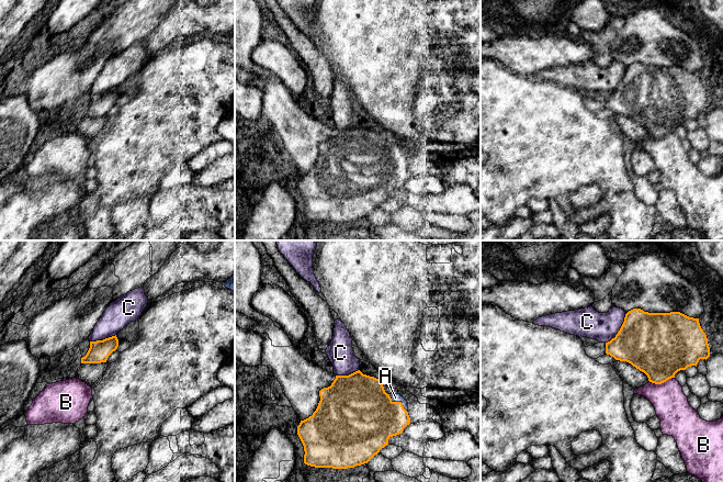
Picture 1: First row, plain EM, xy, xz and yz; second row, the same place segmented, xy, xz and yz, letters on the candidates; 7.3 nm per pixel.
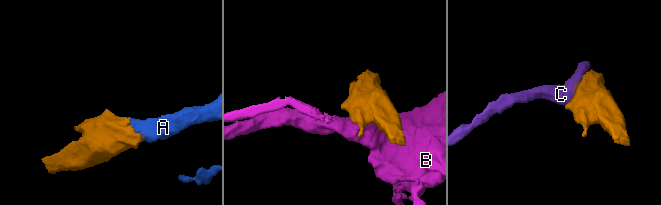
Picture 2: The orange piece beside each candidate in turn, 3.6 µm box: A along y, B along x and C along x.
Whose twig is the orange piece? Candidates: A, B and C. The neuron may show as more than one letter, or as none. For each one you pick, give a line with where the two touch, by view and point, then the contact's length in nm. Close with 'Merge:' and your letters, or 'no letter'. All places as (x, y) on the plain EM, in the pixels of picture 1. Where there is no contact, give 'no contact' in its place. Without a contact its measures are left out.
A: xz (398, 156) | 190 nm
Merge: A

